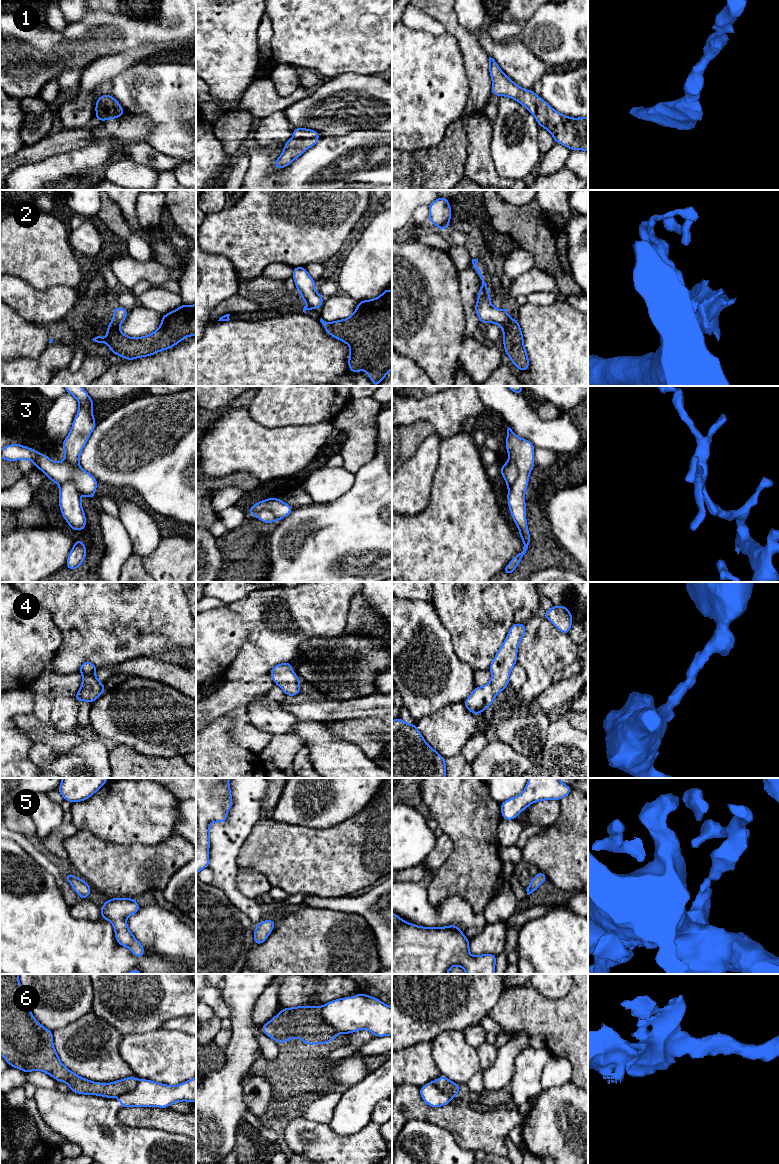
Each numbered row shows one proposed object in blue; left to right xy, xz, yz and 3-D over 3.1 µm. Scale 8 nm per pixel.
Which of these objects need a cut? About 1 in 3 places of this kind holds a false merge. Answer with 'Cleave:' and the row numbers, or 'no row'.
Cleave: 2, 3, 6

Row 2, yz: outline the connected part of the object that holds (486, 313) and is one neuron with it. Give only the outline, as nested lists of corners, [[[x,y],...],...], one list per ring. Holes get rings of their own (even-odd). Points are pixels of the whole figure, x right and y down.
[[[478,258],[472,259],[472,264],[479,277],[482,280],[482,285],[480,286],[480,291],[478,293],[478,300],[474,307],[480,323],[496,323],[503,328],[507,321],[507,309],[497,309],[495,308],[490,300],[490,294],[488,291],[487,284],[484,282],[483,276],[480,269],[477,267]]]

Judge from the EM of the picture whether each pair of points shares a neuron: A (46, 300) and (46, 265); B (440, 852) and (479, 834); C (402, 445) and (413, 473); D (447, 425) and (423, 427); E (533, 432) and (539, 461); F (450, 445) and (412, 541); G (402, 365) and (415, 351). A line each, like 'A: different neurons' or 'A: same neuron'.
A: different neurons
B: different neurons
C: different neurons
D: different neurons
E: different neurons
F: same neuron
G: different neurons

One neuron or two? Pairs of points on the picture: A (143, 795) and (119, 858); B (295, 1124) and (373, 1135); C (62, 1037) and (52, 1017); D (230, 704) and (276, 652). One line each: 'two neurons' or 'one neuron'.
A: two neurons
B: one neuron
C: two neurons
D: two neurons

